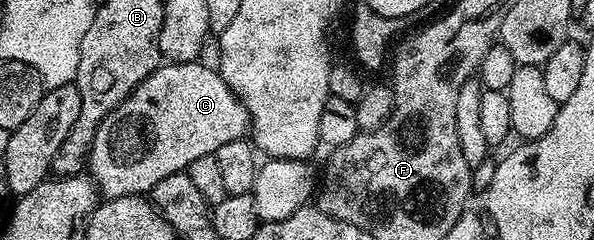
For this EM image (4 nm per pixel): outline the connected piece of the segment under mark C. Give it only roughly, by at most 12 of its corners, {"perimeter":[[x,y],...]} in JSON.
{"perimeter":[[164,62],[97,125],[104,200],[249,131],[214,66]]}

